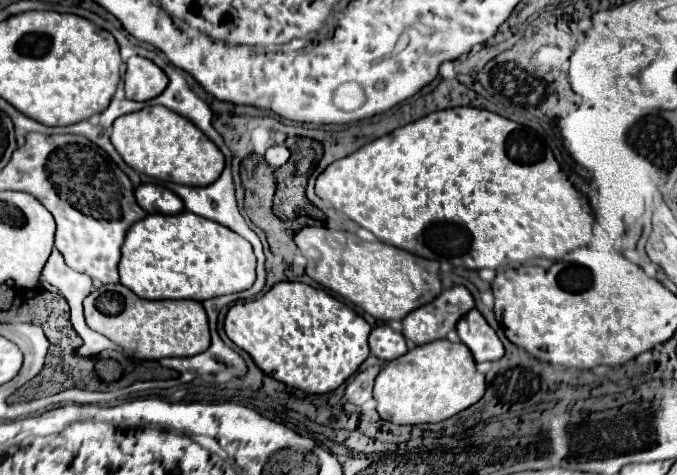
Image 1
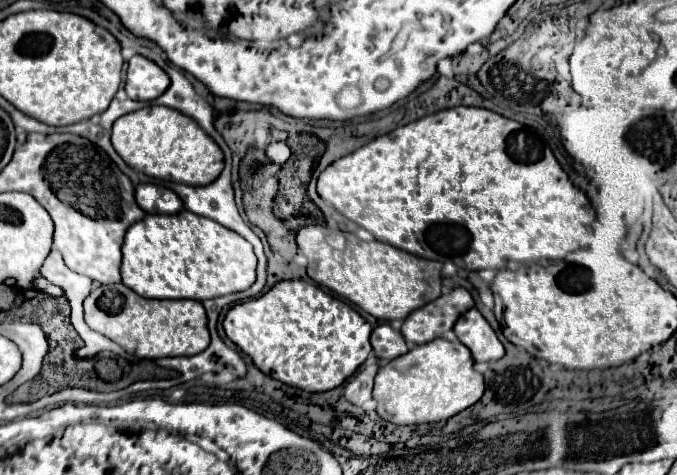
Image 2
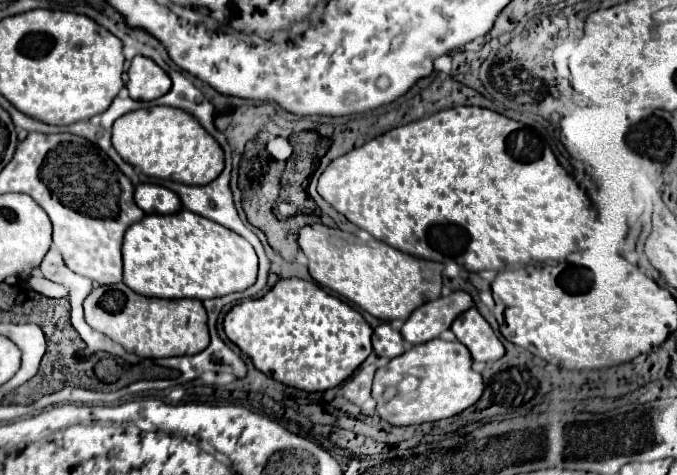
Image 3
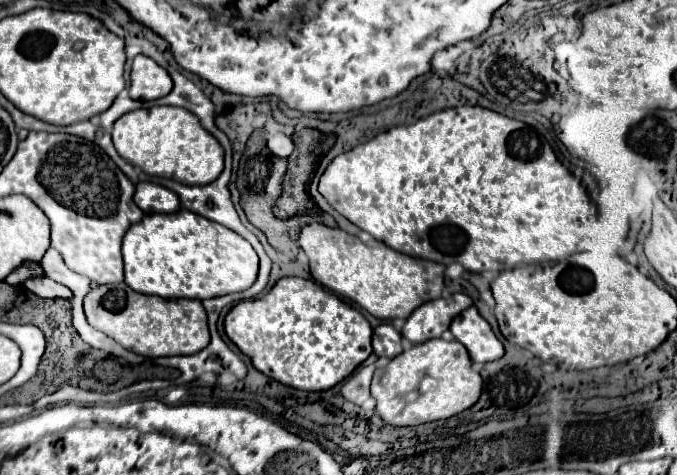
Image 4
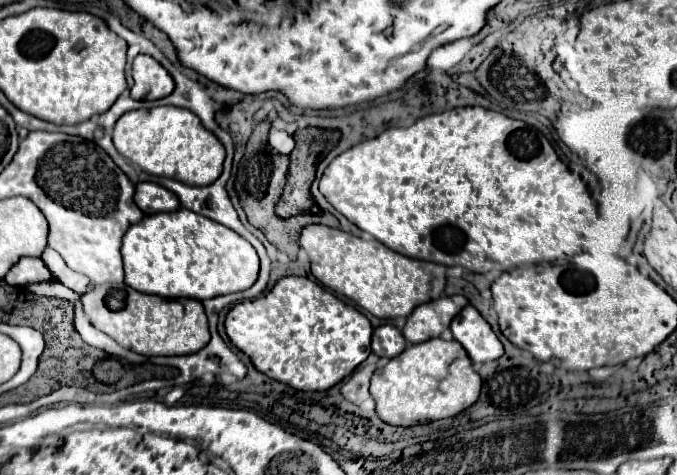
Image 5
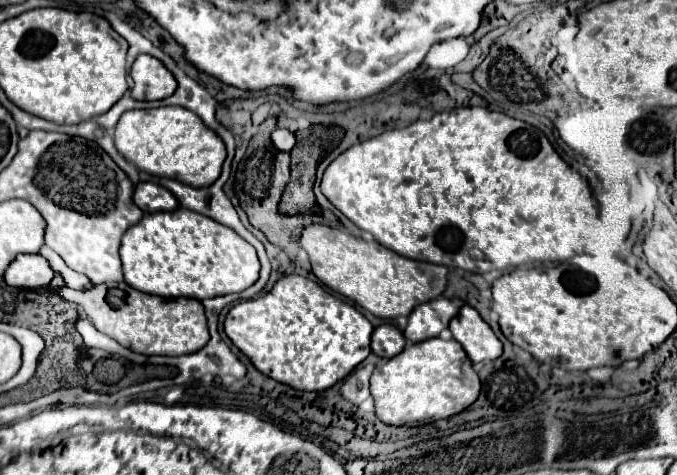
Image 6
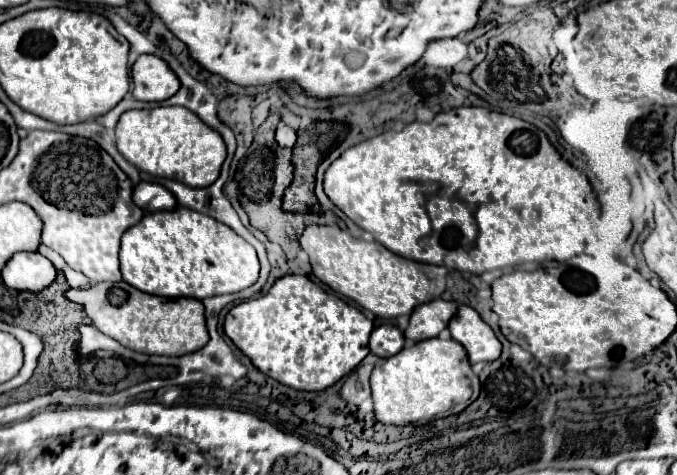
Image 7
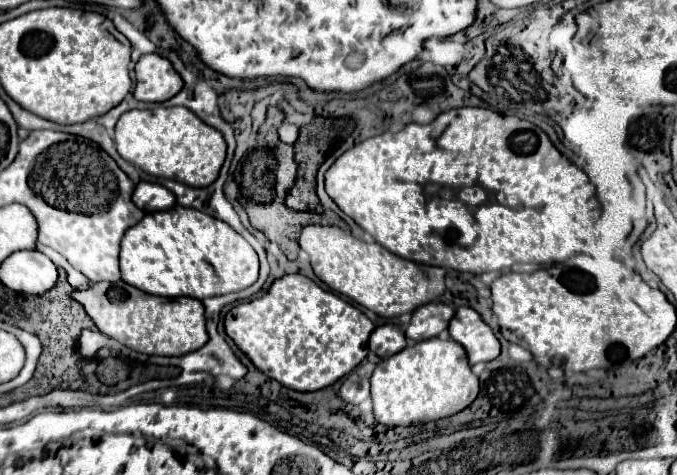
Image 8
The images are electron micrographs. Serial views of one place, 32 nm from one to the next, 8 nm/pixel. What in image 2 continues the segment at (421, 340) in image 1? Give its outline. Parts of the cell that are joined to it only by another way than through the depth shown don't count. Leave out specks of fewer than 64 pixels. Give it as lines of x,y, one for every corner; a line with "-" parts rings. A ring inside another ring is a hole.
454,288
426,306
414,310
402,324
402,336
408,344
426,344
452,330
456,320
474,306
466,288

